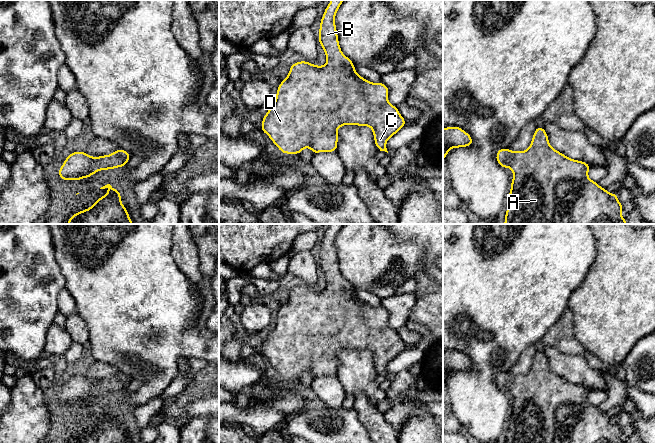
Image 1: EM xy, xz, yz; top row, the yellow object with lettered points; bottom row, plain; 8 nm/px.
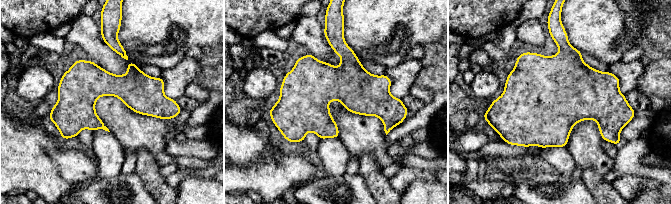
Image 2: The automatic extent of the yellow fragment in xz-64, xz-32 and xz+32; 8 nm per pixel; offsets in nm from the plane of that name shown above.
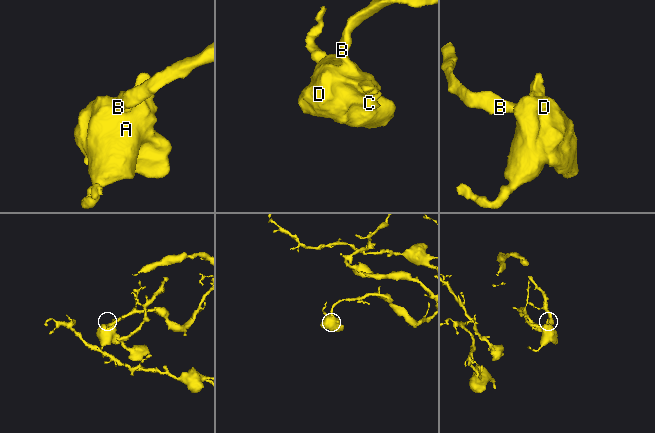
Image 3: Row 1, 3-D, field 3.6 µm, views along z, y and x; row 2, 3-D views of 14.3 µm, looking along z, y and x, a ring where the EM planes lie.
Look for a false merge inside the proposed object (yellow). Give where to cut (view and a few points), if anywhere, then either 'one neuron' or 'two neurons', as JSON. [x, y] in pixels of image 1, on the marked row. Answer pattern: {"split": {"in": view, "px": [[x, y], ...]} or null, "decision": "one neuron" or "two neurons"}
{"split": null, "decision": "one neuron"}

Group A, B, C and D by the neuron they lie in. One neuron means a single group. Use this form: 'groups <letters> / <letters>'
groups A B C D

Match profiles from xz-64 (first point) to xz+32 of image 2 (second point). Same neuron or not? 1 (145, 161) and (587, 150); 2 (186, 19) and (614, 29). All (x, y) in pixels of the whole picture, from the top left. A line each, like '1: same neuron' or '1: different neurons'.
1: different neurons
2: same neuron

